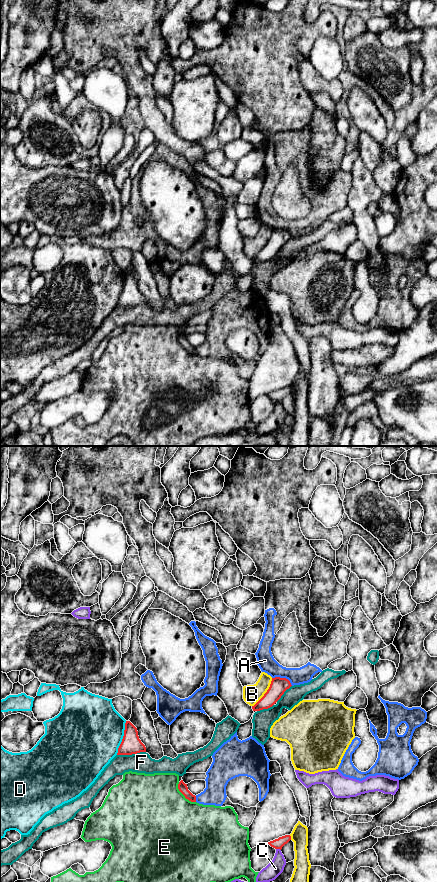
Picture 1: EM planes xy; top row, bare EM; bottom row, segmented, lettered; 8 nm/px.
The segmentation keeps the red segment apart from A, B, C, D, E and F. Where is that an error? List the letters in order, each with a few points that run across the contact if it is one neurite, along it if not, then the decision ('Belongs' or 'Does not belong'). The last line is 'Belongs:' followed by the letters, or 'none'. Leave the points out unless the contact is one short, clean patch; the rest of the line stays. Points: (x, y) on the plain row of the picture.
A: Does not belong
B: Does not belong
C: Does not belong
D: Does not belong
E: Does not belong
F: Does not belong
Belongs: none

